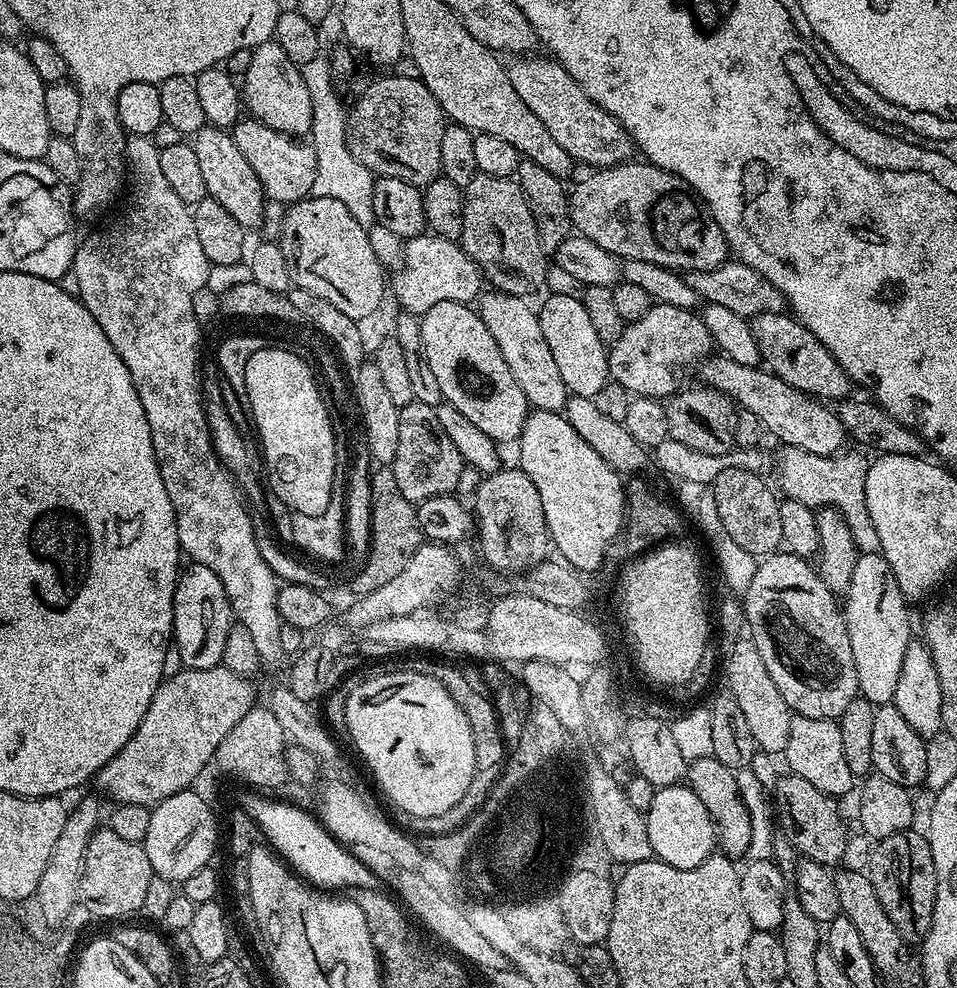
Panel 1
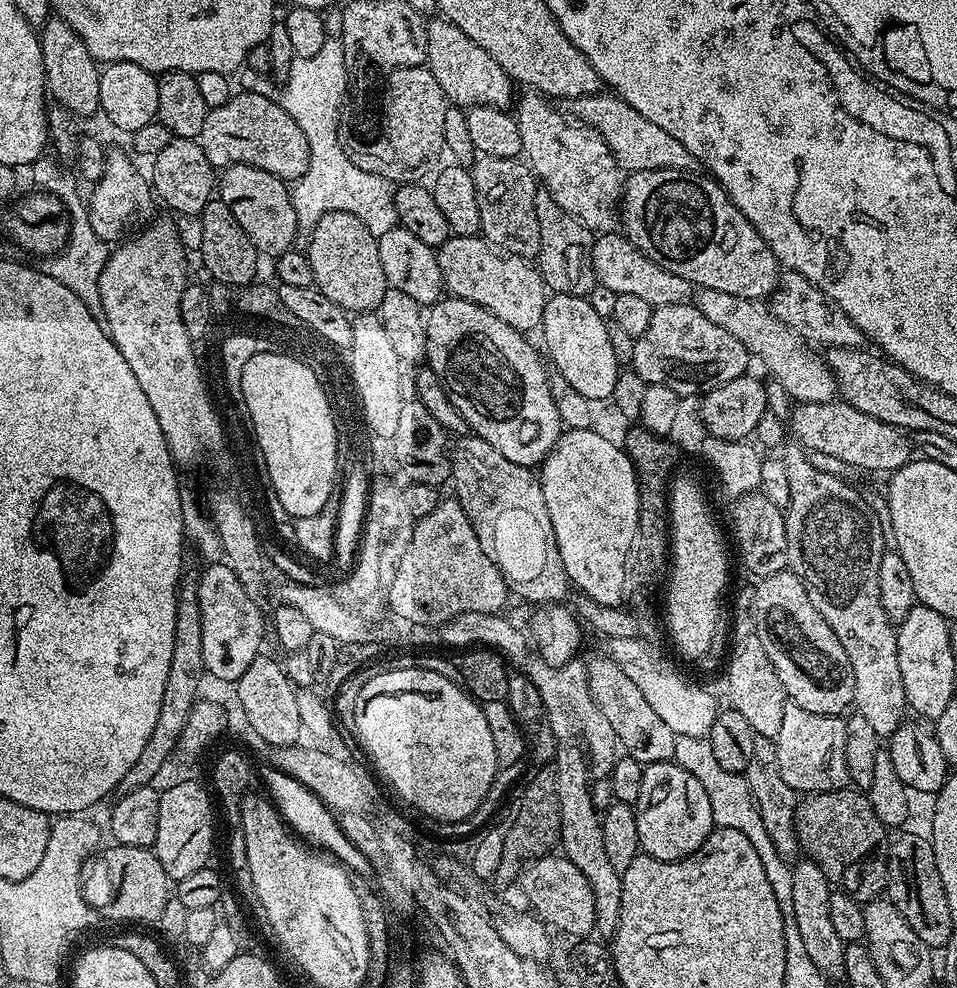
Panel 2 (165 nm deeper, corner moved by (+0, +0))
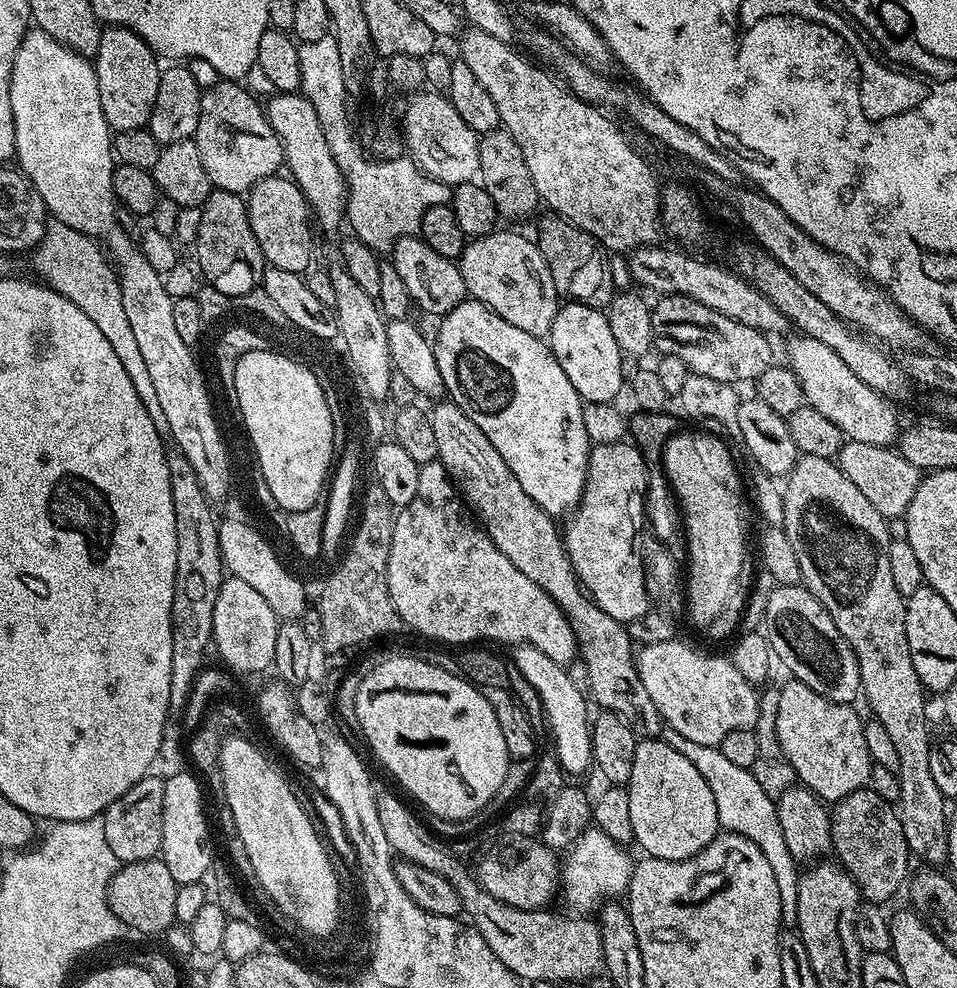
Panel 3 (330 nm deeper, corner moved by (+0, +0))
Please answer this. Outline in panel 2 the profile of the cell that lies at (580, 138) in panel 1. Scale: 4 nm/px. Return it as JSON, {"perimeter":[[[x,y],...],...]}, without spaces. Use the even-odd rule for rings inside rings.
{"perimeter":[[[597,94],[583,96],[575,101],[575,119],[579,123],[587,124],[608,143],[610,150],[616,156],[616,163],[625,173],[631,174],[642,170],[682,170],[687,172],[697,167],[698,161],[678,138],[673,138],[662,126],[650,122],[650,118],[642,118],[634,106],[615,94]]]}

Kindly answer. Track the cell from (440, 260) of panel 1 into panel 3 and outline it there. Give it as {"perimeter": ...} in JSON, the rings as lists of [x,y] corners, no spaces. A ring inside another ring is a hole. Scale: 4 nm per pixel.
{"perimeter":[[[503,230],[477,236],[465,243],[458,263],[471,299],[487,304],[490,311],[506,318],[510,326],[518,326],[518,330],[526,330],[526,334],[547,337],[562,306],[562,297],[556,292],[550,266],[546,266],[546,258],[542,258],[535,239],[528,237],[527,240],[516,232]]]}

